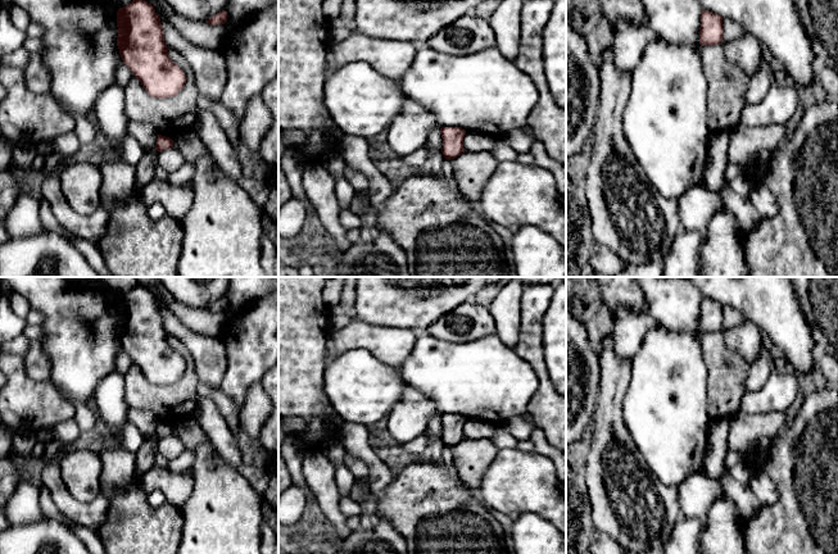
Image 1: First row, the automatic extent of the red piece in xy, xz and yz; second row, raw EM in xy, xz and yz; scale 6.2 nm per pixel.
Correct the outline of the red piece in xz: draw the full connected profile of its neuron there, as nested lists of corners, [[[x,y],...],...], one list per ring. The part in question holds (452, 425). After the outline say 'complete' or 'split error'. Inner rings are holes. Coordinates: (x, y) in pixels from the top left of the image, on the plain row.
[[[441,414],[443,435],[441,440],[445,446],[454,446],[465,440],[463,424],[466,418],[461,414]]]; complete

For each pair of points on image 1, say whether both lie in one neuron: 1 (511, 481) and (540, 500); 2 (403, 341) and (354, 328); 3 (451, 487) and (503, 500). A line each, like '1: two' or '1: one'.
1: one
2: one
3: two

